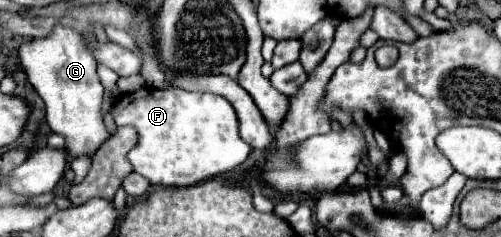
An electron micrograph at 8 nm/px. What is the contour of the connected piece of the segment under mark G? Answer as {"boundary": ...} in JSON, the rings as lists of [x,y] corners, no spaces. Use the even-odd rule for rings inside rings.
{"boundary":[[[56,24],[46,38],[34,38],[22,42],[18,48],[20,68],[28,76],[28,82],[40,94],[46,104],[46,120],[52,132],[66,136],[66,150],[72,158],[92,154],[108,140],[106,126],[102,122],[100,104],[104,86],[96,74],[96,60],[86,50],[82,34],[64,24]]]}

